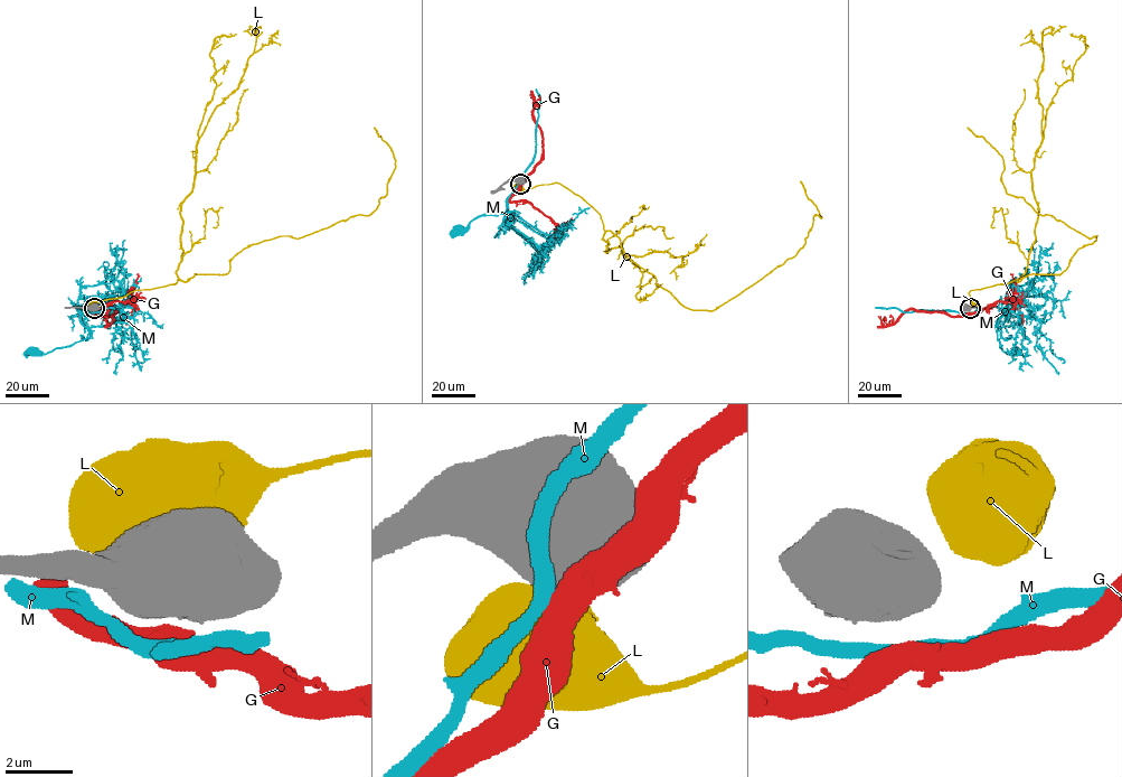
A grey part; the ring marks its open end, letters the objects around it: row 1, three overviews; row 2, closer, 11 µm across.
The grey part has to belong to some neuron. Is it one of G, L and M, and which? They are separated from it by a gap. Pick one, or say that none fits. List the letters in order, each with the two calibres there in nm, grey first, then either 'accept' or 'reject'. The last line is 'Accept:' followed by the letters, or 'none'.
G: calibres 1000 and 500 nm; reject
L: calibres 1000 and 700 nm; reject
M: calibres 1000 and 440 nm; reject
Accept: none

